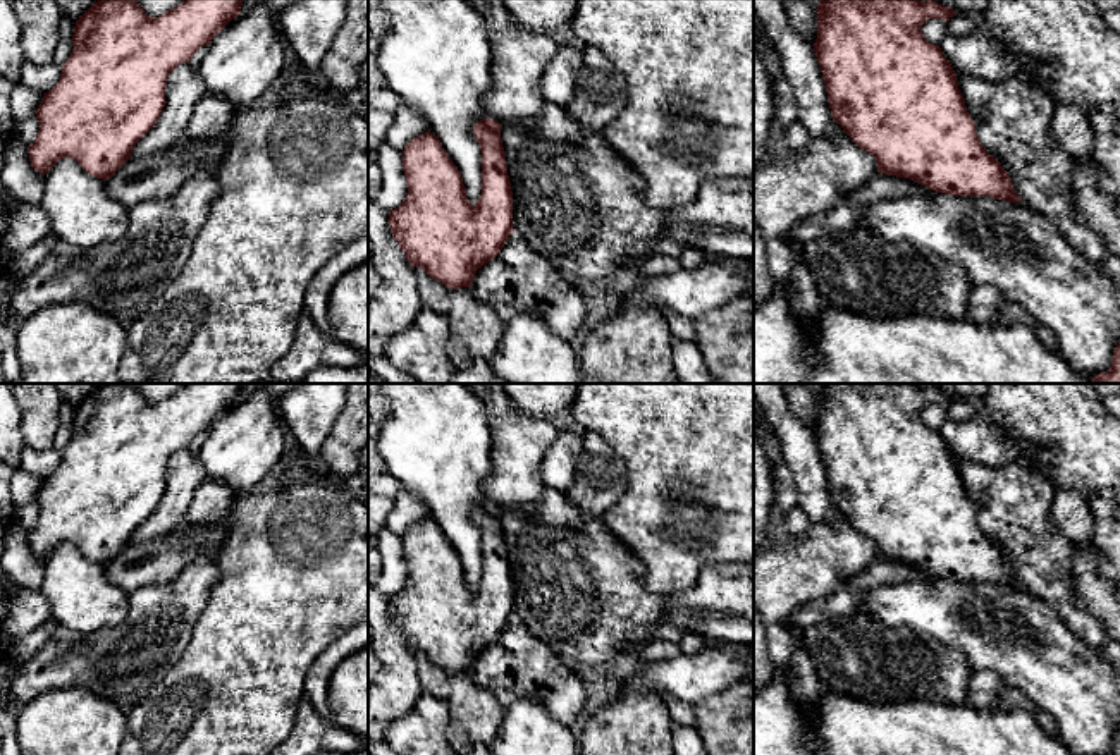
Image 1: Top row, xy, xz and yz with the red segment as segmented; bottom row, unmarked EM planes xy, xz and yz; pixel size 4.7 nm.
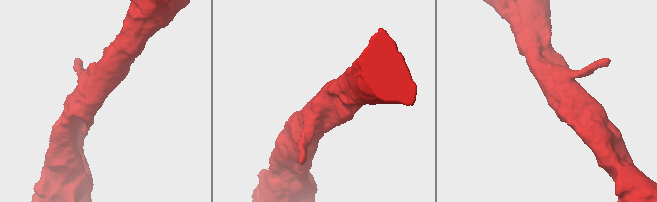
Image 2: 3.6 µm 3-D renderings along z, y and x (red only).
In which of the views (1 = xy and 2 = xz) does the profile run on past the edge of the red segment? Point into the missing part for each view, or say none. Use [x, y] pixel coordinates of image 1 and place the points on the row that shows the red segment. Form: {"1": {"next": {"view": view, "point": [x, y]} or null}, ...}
{"1": {"next": null}, "2": {"next": null}}

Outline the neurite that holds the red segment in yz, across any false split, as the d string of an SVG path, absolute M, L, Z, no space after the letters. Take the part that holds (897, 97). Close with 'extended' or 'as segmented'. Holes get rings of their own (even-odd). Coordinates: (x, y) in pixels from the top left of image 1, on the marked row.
M821 0L815 14L817 40L812 46L821 65L833 120L858 148L876 158L879 174L910 179L941 194L989 196L1006 203L1022 199L1008 172L981 144L951 64L939 45L931 45L920 31L927 19L946 22L957 14L953 9L934 0Z | as segmented

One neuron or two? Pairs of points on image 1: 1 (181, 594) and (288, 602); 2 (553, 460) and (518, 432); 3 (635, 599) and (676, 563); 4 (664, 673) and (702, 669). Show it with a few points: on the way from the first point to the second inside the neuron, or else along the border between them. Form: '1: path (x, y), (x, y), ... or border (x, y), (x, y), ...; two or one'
1: border (217, 559), (217, 580), (193, 633); two
2: border (560, 429), (541, 463), (544, 484); two
3: border (632, 551), (644, 564), (647, 589), (689, 589); two
4: path (673, 673), (694, 673); one

